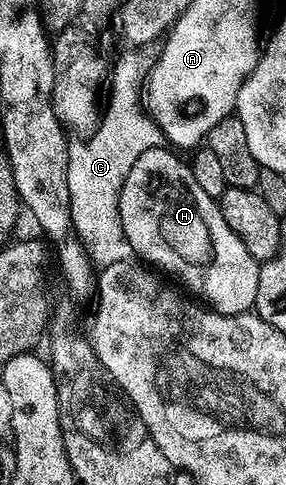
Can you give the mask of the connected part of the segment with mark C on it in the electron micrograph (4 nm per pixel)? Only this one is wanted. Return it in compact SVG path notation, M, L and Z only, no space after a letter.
M124 63L122 70L114 74L114 83L110 86L110 103L107 106L105 103L100 121L89 135L91 138L87 142L70 142L70 225L78 241L90 255L91 263L98 268L128 262L135 257L132 244L128 244L124 236L124 224L120 224L120 192L128 172L132 172L132 164L136 164L136 160L140 160L144 152L163 141L158 126L144 109L144 98L140 93L143 86L143 75L138 75L138 70L132 63Z

